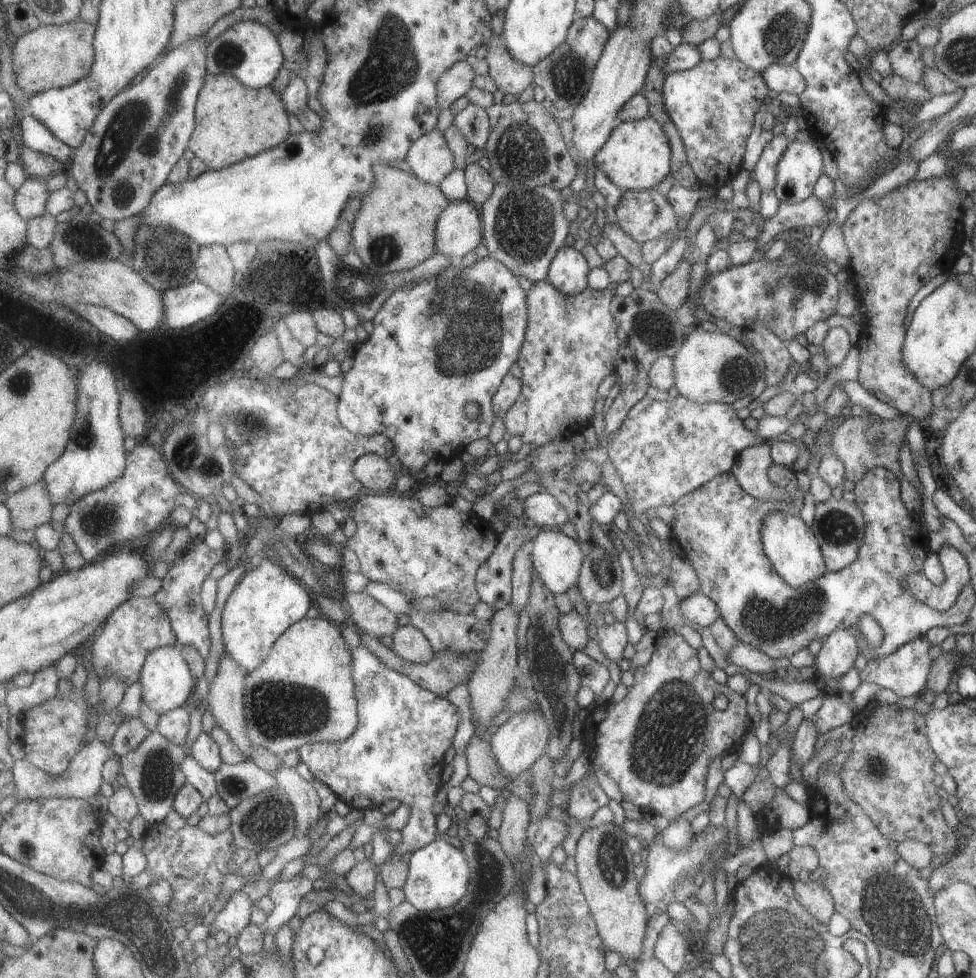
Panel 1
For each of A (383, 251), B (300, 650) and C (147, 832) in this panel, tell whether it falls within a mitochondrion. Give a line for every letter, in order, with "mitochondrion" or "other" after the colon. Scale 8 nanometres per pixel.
A: mitochondrion
B: other
C: other

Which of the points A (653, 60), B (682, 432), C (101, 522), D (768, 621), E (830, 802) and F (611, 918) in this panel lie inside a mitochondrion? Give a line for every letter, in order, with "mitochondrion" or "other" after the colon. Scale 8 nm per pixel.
A: other
B: mitochondrion
C: mitochondrion
D: mitochondrion
E: other
F: other

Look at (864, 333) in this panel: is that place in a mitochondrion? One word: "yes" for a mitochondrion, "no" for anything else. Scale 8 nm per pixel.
no

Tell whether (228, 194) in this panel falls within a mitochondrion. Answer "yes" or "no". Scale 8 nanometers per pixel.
no

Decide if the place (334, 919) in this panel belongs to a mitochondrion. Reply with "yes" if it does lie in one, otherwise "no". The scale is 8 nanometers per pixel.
no

